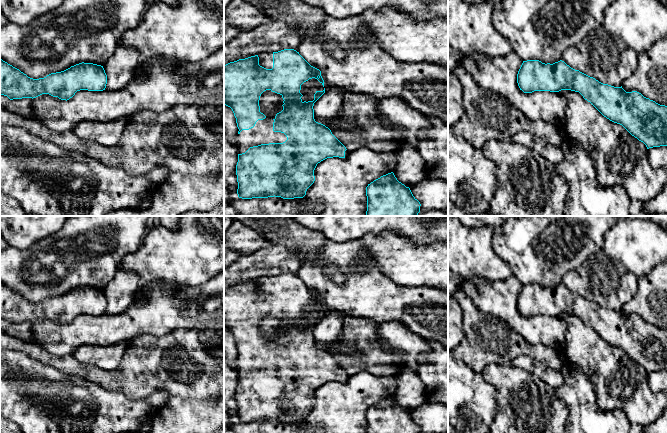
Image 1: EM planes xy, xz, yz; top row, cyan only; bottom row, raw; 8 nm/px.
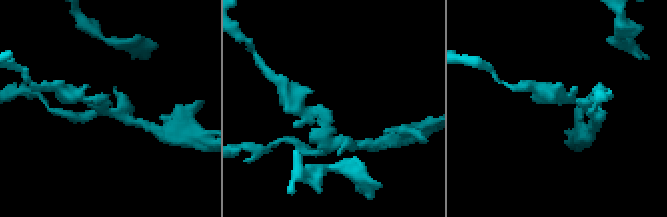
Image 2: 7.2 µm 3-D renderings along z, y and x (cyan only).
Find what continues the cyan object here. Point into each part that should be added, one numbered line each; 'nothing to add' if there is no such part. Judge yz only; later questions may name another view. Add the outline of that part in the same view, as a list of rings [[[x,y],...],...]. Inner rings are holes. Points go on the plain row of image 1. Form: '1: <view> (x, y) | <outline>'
nothing to add

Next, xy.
nothing to add

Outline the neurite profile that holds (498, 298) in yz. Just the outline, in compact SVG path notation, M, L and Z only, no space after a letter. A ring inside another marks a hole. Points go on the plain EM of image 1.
M448 269L448 299L461 290L483 314L505 321L531 345L542 344L564 357L567 324L559 316L524 317L518 310L517 298L522 283L509 275L504 280L484 277L466 279Z

